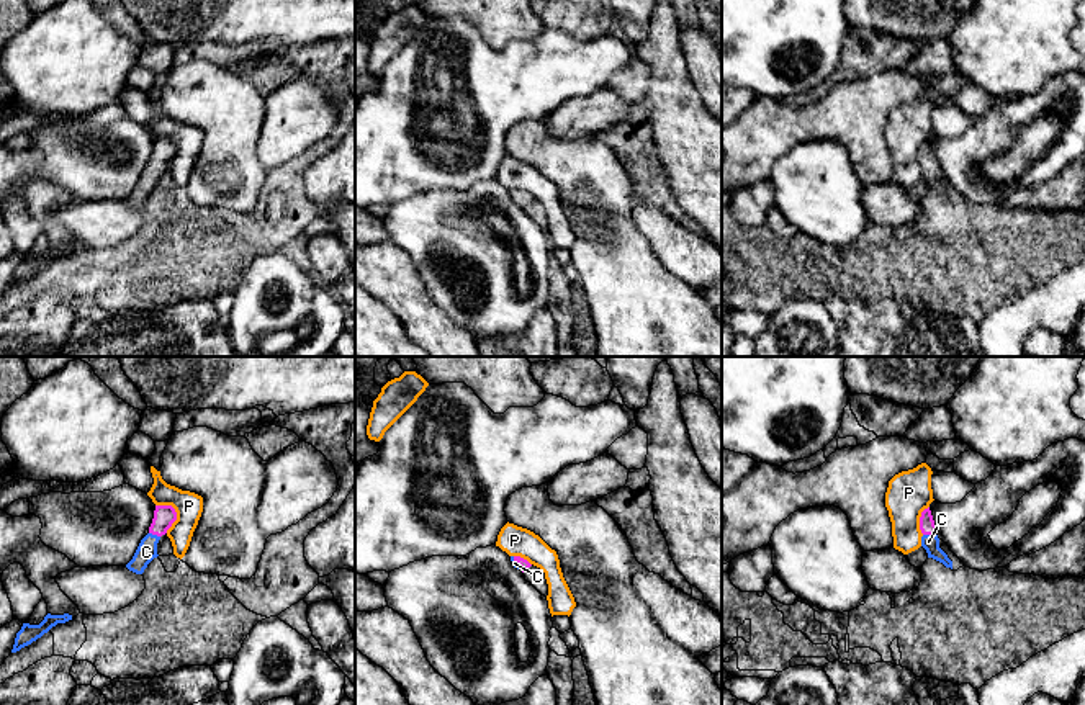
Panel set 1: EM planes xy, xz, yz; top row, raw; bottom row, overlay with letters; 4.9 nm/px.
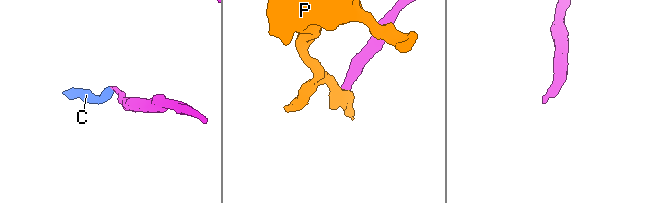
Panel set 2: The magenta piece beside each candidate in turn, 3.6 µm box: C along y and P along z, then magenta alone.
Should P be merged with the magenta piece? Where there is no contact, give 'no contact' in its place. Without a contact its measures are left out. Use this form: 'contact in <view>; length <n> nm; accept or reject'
contact in xy; length 160 nm; reject

